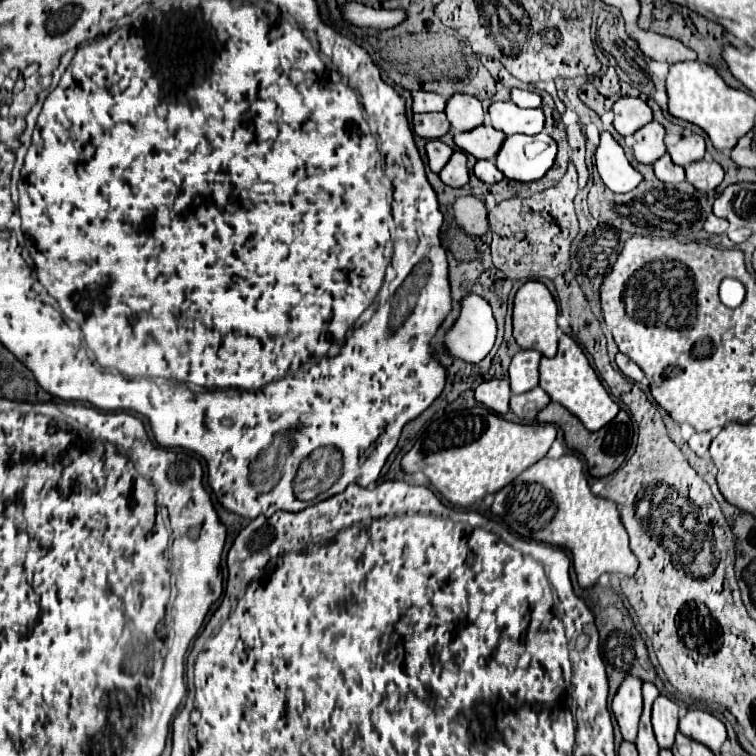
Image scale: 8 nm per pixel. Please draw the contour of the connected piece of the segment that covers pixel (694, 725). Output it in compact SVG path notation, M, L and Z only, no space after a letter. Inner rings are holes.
M688 711L686 717L680 719L680 733L686 737L706 745L714 753L720 753L720 745L726 741L726 725L708 711Z

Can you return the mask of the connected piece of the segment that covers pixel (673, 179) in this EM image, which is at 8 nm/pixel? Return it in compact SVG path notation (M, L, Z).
M668 153L662 155L652 167L654 167L656 177L660 181L664 181L664 183L680 183L680 181L684 181L684 169L678 167L678 165L674 165Z

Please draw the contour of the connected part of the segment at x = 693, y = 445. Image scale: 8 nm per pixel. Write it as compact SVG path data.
M709 431L700 433L696 432L690 439L688 439L688 445L690 445L690 449L692 449L696 455L702 457L702 455L708 451L710 441L712 441L712 435Z

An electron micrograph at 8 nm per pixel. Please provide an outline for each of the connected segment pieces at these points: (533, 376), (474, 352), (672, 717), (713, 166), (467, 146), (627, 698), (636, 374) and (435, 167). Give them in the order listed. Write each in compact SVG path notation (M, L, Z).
M518 351L512 357L508 369L510 389L514 393L526 393L538 385L538 363L542 355L538 351Z
M478 295L464 297L460 319L446 335L446 345L458 359L478 363L482 361L496 339L496 321L488 301Z
M660 695L652 705L652 725L660 749L672 749L674 737L678 733L678 705Z
M698 161L698 163L690 163L686 169L686 179L688 183L692 183L698 191L714 191L722 179L724 179L724 171L716 161Z
M482 125L468 133L454 135L454 143L464 151L474 155L476 159L496 159L496 151L500 151L506 135L502 131L496 131L490 125Z
M636 677L624 679L616 697L612 699L612 713L620 725L624 741L636 741L636 731L642 711L642 681Z
M622 353L616 355L616 365L620 367L620 371L622 371L626 377L630 377L630 379L634 379L634 381L640 381L640 379L644 377L642 369L640 369L632 359L628 359L628 357L622 355Z
M428 141L426 145L426 153L428 153L428 167L434 171L434 173L440 173L440 169L448 163L448 159L452 157L452 149L442 143L442 141Z

